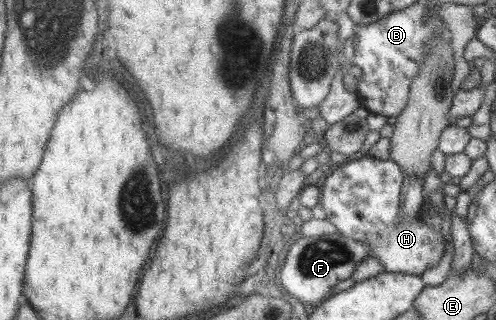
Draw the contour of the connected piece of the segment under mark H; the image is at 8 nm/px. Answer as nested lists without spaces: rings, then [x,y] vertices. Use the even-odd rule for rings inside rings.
[[[357,155],[325,174],[318,205],[325,211],[325,218],[336,226],[338,234],[368,244],[369,255],[376,256],[386,271],[420,276],[424,270],[436,266],[444,251],[444,240],[439,231],[434,231],[419,217],[403,219],[399,215],[399,191],[403,178],[402,170],[394,161]]]

